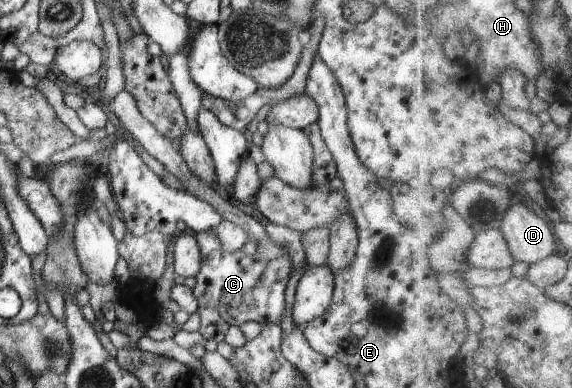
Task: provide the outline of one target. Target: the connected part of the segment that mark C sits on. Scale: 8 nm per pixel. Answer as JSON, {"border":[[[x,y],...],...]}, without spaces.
{"border":[[[204,230],[193,234],[199,245],[202,256],[202,265],[199,272],[195,275],[197,279],[196,285],[193,288],[199,305],[206,305],[218,311],[222,319],[229,326],[238,326],[246,322],[258,322],[261,324],[273,323],[278,324],[282,311],[284,311],[284,291],[286,283],[294,271],[291,264],[291,257],[287,254],[280,254],[280,257],[273,260],[262,260],[257,253],[245,255],[242,250],[234,253],[225,252],[218,241],[217,236],[212,230]]]}

